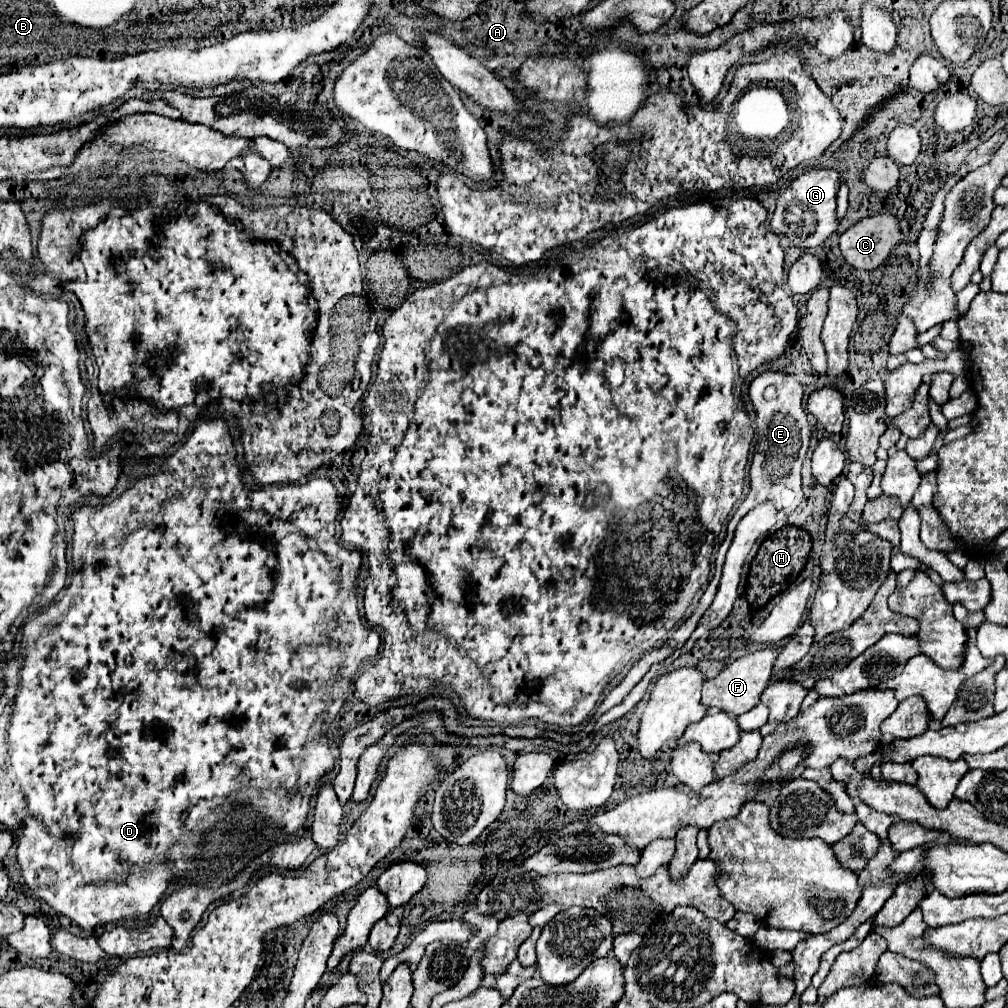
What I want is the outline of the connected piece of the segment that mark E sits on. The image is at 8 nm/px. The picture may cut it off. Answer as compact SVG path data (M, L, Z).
M764 372L750 384L750 400L756 410L756 452L750 466L750 492L744 502L734 512L732 520L728 522L728 536L720 546L718 554L718 568L724 562L728 546L732 542L732 534L738 522L758 504L764 500L772 500L778 512L794 512L804 494L802 494L802 462L806 458L810 446L810 424L808 416L802 408L802 384L784 372Z

